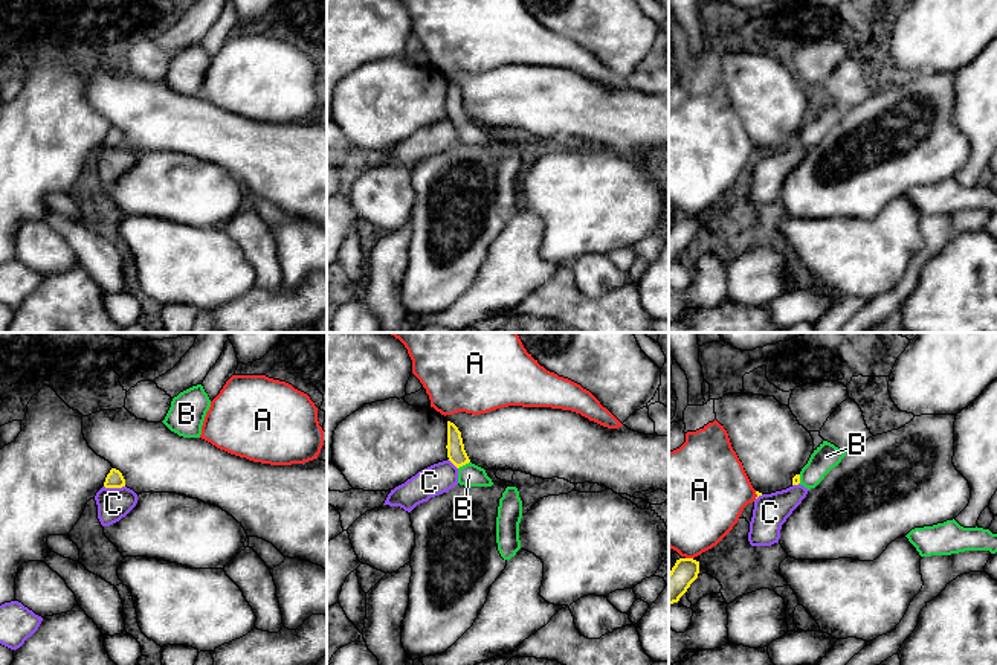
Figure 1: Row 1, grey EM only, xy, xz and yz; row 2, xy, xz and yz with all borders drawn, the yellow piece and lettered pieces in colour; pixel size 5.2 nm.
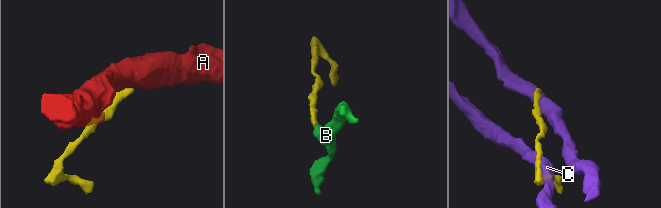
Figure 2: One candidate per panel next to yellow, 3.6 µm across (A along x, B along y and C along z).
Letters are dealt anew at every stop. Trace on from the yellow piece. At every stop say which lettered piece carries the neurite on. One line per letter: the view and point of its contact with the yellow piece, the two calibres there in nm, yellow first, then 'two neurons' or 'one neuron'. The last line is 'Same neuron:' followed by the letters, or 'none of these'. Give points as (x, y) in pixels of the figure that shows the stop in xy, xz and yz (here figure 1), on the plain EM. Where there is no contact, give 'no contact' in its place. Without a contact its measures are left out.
A: contact yz (756, 151); calibres 20 and 420 nm; two neurons
B: contact xz (463, 122); calibres 100 and 120 nm; one neuron
C: contact xy (115, 145); calibres 90 and 170 nm; two neurons
Same neuron: B

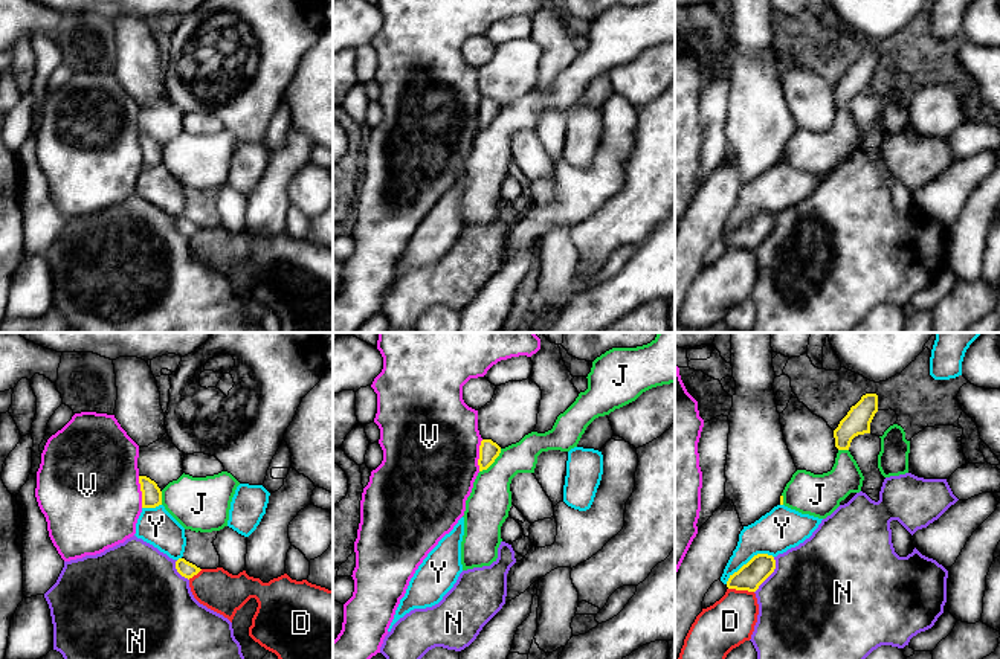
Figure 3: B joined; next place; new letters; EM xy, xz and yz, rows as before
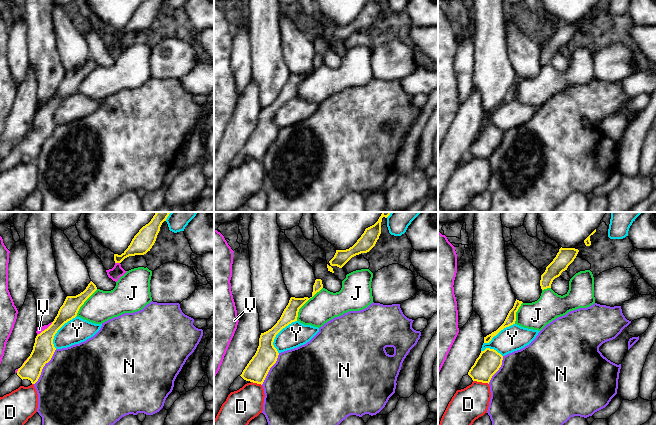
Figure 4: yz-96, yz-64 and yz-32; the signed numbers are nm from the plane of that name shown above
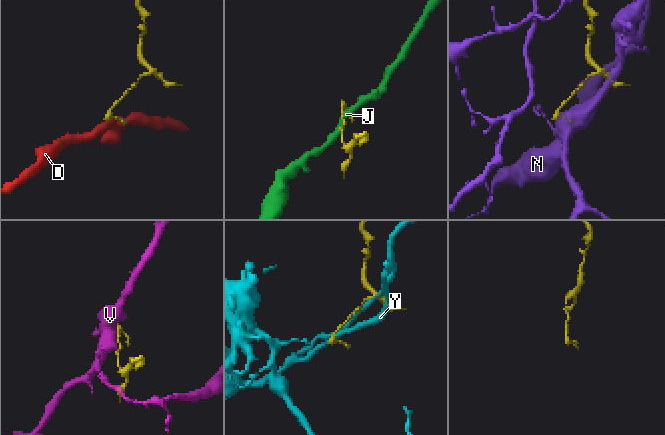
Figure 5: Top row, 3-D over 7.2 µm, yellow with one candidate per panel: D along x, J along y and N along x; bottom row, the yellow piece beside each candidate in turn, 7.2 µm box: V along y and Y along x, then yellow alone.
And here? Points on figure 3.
D: contact yz (741, 247); calibres 140 and 260 nm; two neurons
J: contact xz (492, 121); calibres 110 and 220 nm; two neurons
N: contact yz (770, 232); calibres 140 and 500 nm; two neurons
V: contact xy (141, 148); calibres 110 and 500 nm; two neurons
Y: contact yz (750, 218); calibres 140 and 220 nm; two neurons
Same neuron: none of these

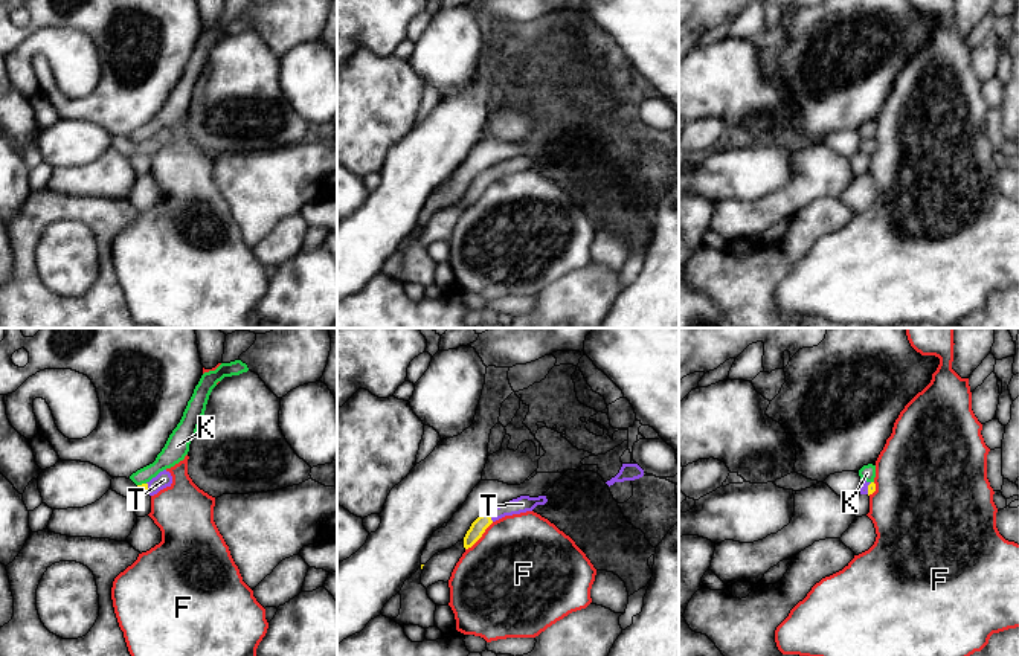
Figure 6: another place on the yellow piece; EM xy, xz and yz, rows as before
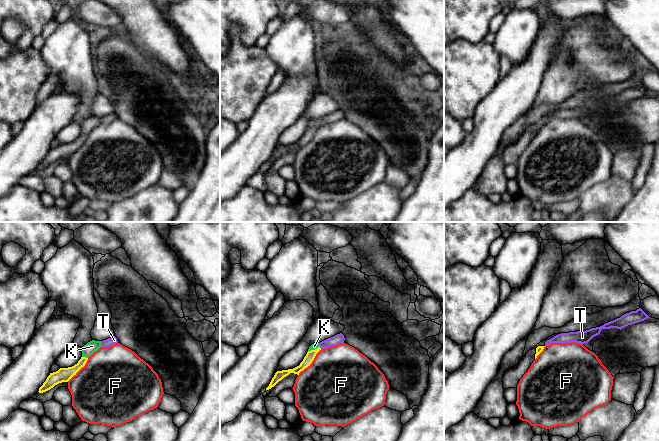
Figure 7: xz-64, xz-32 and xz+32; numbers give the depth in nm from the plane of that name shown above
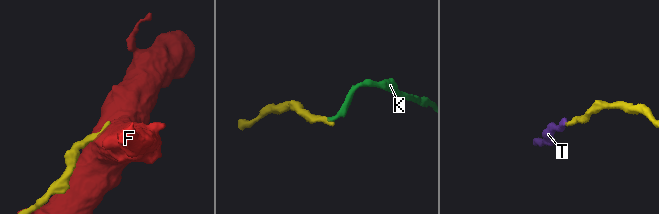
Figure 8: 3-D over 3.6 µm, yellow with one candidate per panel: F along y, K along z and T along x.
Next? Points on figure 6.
F: contact xz (479, 196); calibres 80 and 500 nm; two neurons
K: contact xy (142, 142); calibres 50 and 120 nm; two neurons
T: contact xz (490, 176); calibres 80 and 90 nm; one neuron
Same neuron: T

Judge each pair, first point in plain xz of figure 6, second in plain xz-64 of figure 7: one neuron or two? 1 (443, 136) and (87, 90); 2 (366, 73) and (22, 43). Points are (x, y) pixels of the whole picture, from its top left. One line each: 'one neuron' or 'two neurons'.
1: two neurons
2: two neurons

